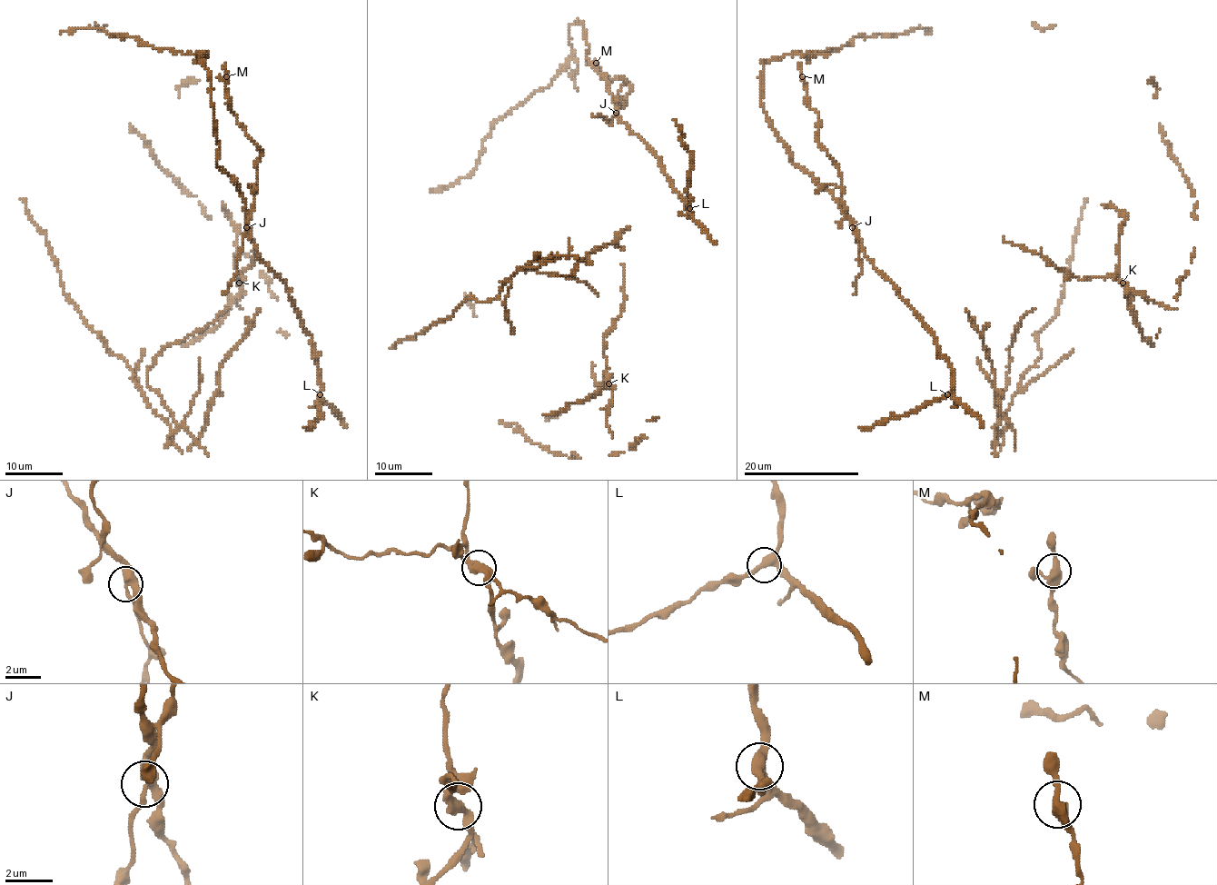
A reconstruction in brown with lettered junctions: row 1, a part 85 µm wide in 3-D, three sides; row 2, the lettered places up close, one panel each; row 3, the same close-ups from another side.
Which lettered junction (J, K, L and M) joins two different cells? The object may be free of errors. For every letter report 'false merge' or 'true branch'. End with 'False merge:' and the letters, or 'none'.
J: true branch
K: false merge
L: true branch
M: true branch
False merge: K

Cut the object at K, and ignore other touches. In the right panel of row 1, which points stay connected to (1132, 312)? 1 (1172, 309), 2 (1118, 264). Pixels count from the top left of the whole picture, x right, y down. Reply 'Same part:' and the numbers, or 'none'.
Same part: 2

